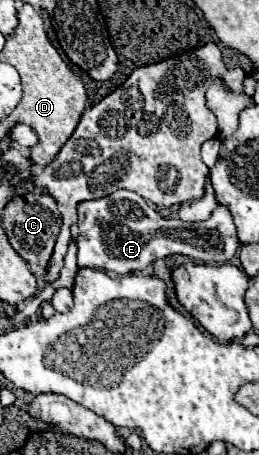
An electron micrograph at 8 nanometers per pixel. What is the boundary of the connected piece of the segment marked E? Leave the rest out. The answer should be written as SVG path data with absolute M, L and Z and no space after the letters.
M117 190L111 196L81 202L77 206L77 216L79 268L101 268L105 272L131 274L169 254L185 254L199 262L225 264L239 248L233 216L229 208L219 202L207 220L183 222L179 218L163 218L157 208L143 200L137 192Z

